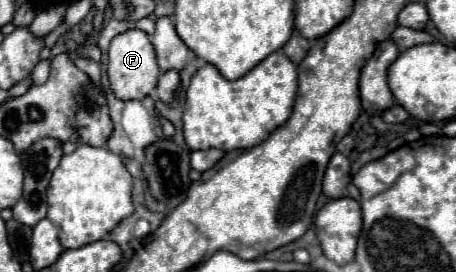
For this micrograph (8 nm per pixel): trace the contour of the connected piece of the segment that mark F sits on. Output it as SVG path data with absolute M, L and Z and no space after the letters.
M127 30L111 40L107 76L111 82L111 90L119 100L143 100L157 86L159 66L155 60L155 50L143 30Z

